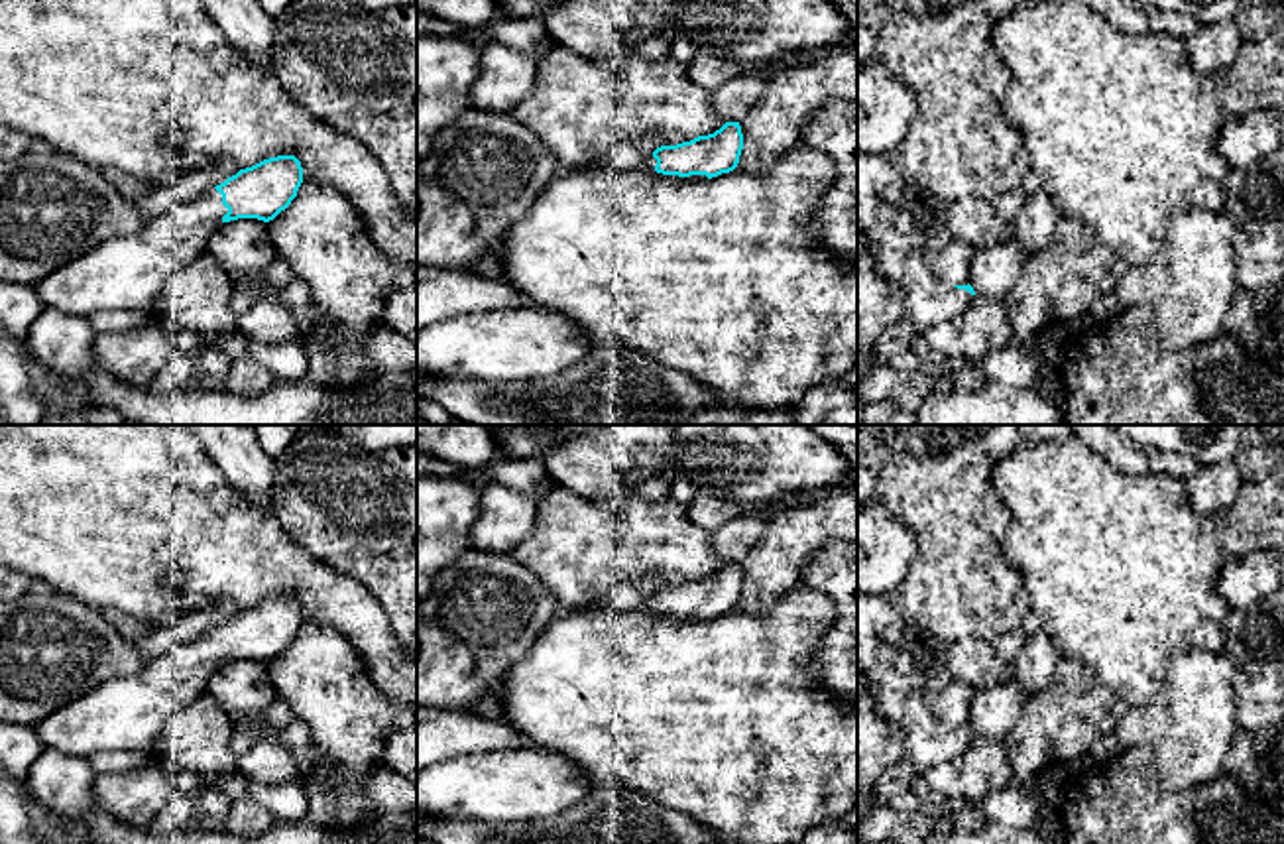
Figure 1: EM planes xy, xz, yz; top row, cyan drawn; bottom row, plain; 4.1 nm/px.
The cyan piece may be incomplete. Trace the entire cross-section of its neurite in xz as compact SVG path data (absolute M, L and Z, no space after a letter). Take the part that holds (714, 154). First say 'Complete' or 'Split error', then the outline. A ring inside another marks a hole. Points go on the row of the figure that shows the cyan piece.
Split error. M726 122L714 134L657 148L637 169L704 181L733 171L741 150L743 134L739 122Z

